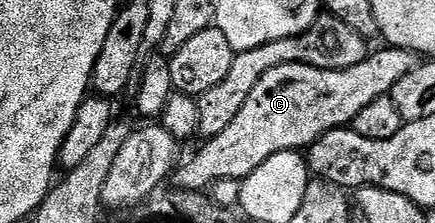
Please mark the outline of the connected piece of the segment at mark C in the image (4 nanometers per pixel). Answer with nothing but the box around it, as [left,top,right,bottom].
[172,46,416,191]

